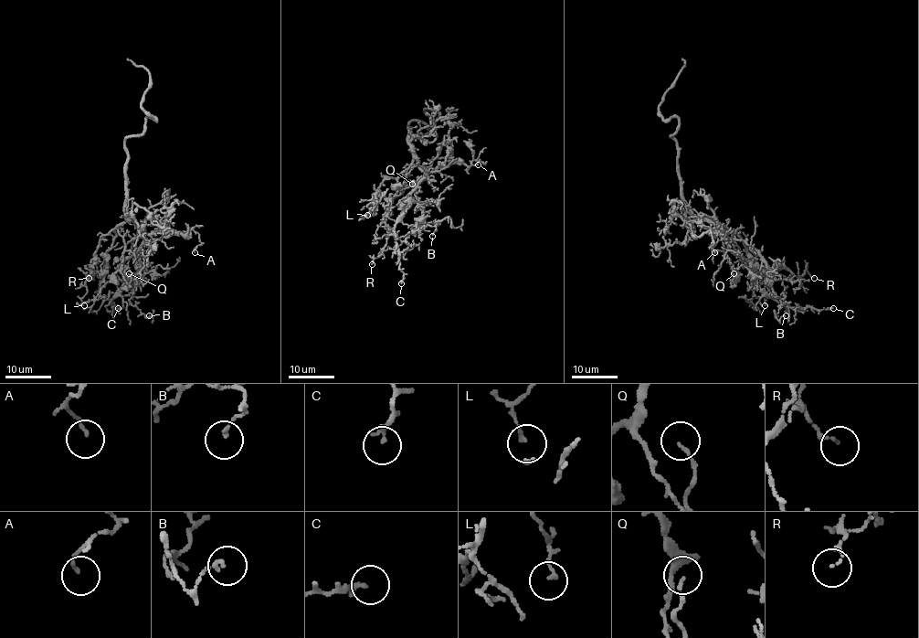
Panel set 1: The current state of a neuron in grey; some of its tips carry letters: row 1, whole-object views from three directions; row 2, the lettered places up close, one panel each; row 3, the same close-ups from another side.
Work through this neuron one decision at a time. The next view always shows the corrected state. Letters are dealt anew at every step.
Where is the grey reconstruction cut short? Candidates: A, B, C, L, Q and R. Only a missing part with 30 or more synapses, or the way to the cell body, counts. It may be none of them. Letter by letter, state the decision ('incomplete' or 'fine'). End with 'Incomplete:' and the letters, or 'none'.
A: fine
B: fine
C: fine
L: fine
Q: fine
R: fine
Incomplete: none

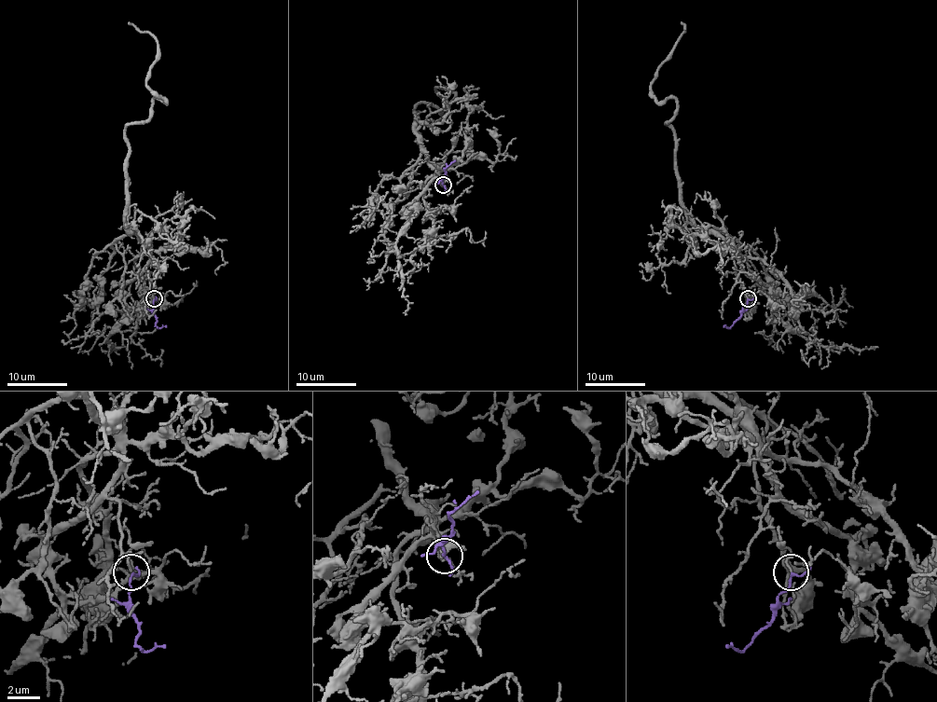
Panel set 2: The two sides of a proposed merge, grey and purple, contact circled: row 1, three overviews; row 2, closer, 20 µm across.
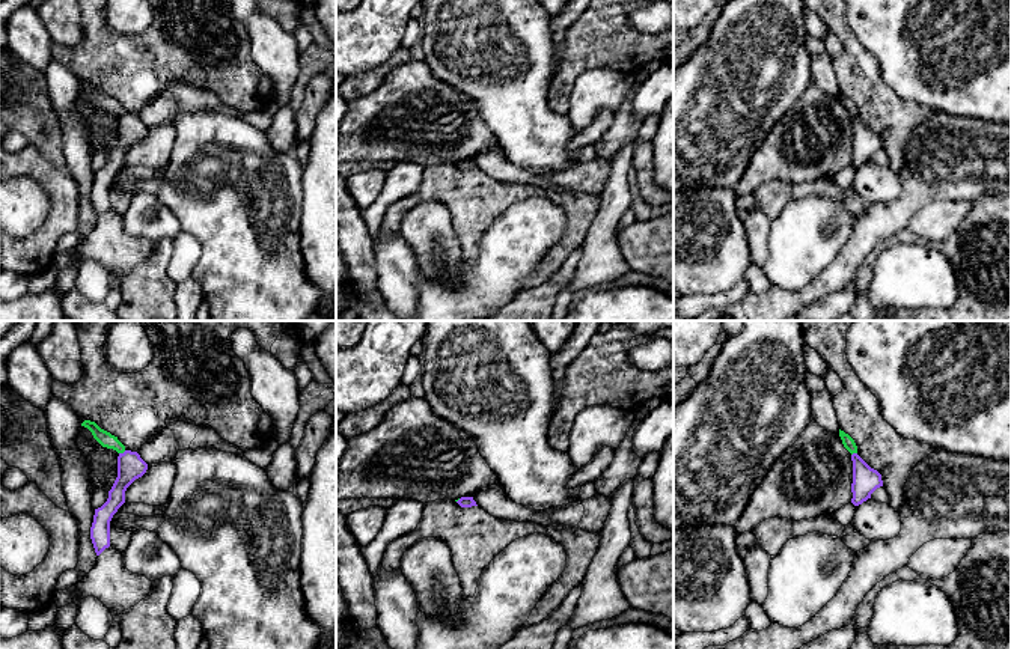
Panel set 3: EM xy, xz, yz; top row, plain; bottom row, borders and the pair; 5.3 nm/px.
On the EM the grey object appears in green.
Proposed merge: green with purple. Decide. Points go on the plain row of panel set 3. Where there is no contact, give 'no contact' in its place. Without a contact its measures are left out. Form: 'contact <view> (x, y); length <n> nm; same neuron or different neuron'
contact xy (122, 115); length 40 nm; different neuron

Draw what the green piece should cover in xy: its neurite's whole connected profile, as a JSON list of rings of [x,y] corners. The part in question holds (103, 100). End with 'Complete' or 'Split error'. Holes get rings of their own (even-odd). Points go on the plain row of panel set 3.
[[[84,83],[81,86],[81,89],[87,90],[93,101],[107,111],[113,111],[118,116],[124,116],[125,114],[125,108],[118,102],[118,99],[111,98],[110,95],[101,92],[95,84],[90,83]]]. Complete

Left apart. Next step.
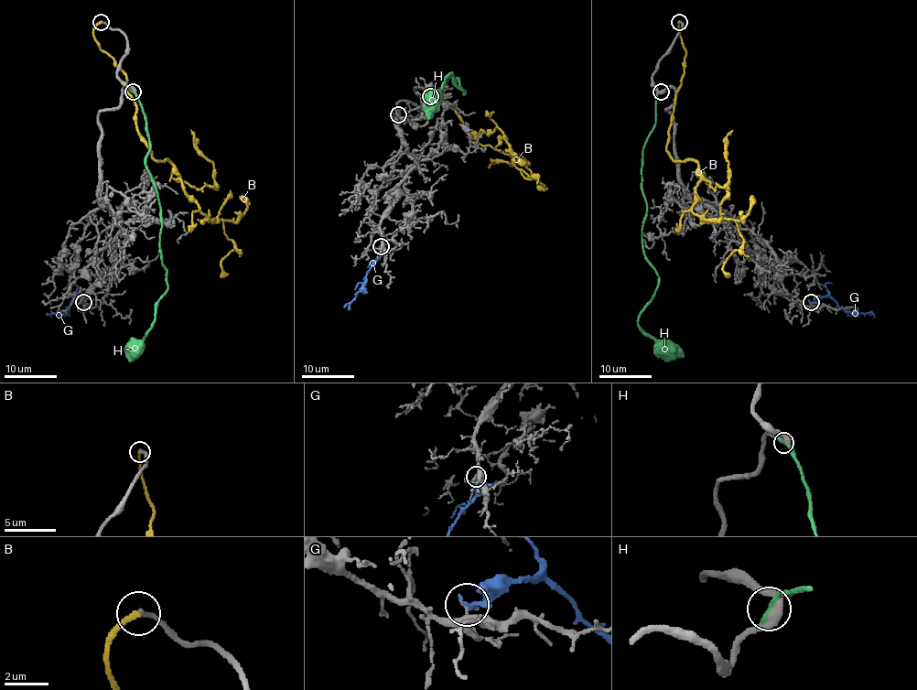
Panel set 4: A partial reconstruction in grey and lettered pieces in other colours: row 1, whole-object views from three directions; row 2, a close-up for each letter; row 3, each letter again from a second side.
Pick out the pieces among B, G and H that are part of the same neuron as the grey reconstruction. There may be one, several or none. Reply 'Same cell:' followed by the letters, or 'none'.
Same cell: B, H

